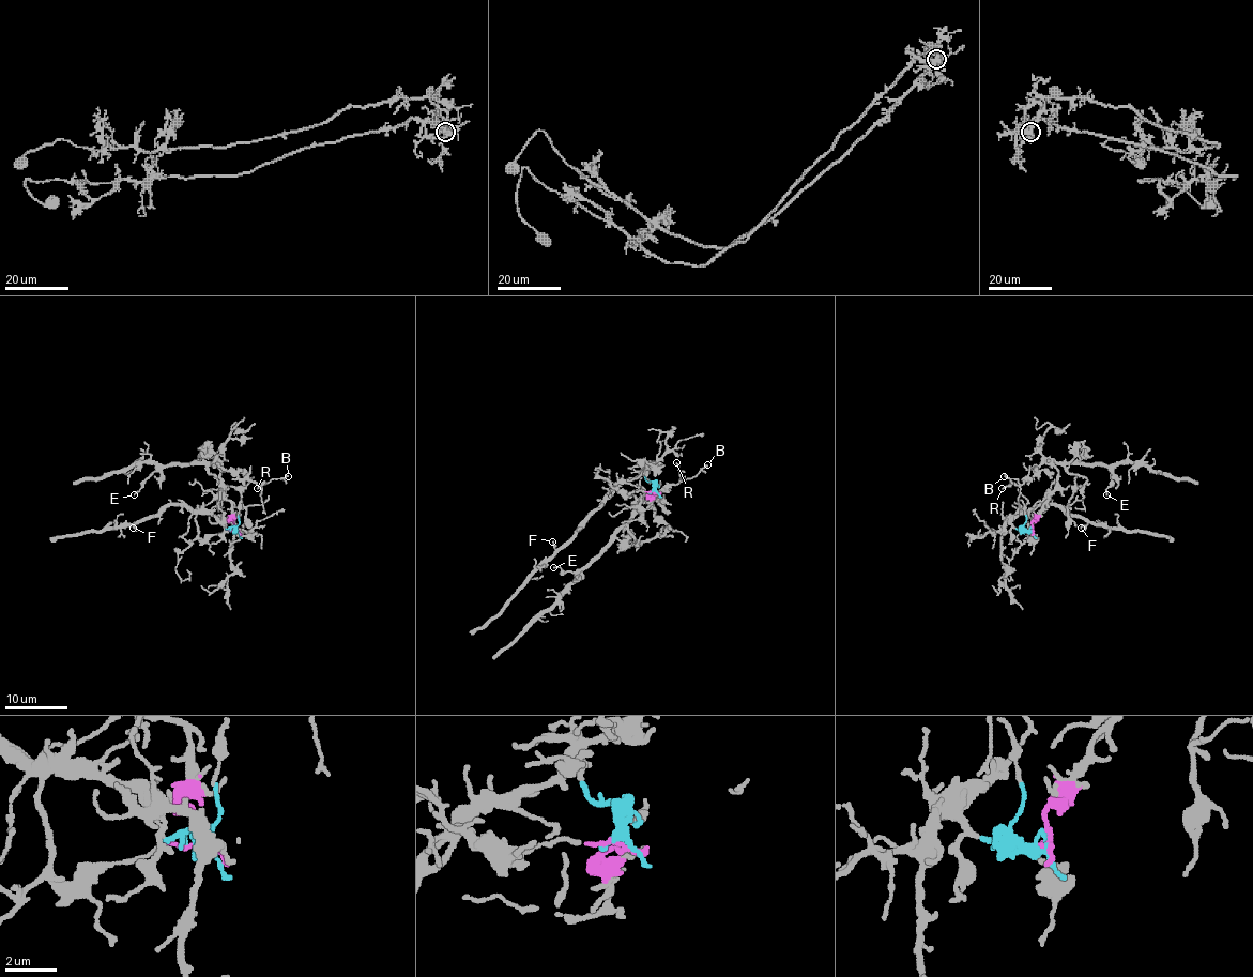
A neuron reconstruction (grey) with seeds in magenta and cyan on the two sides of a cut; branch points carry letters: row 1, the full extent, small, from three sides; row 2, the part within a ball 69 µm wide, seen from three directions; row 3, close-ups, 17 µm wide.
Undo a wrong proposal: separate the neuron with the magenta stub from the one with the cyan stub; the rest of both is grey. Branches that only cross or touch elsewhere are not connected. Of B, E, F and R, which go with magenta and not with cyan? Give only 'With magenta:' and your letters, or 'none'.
With magenta: B, E, R

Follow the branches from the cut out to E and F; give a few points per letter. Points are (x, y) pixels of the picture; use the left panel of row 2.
E: (235, 531), (231, 503), (219, 483), (218, 462), (167, 464), (154, 472), (134, 495)
F: (235, 531), (218, 517), (192, 510), (187, 506), (168, 504), (133, 528)

